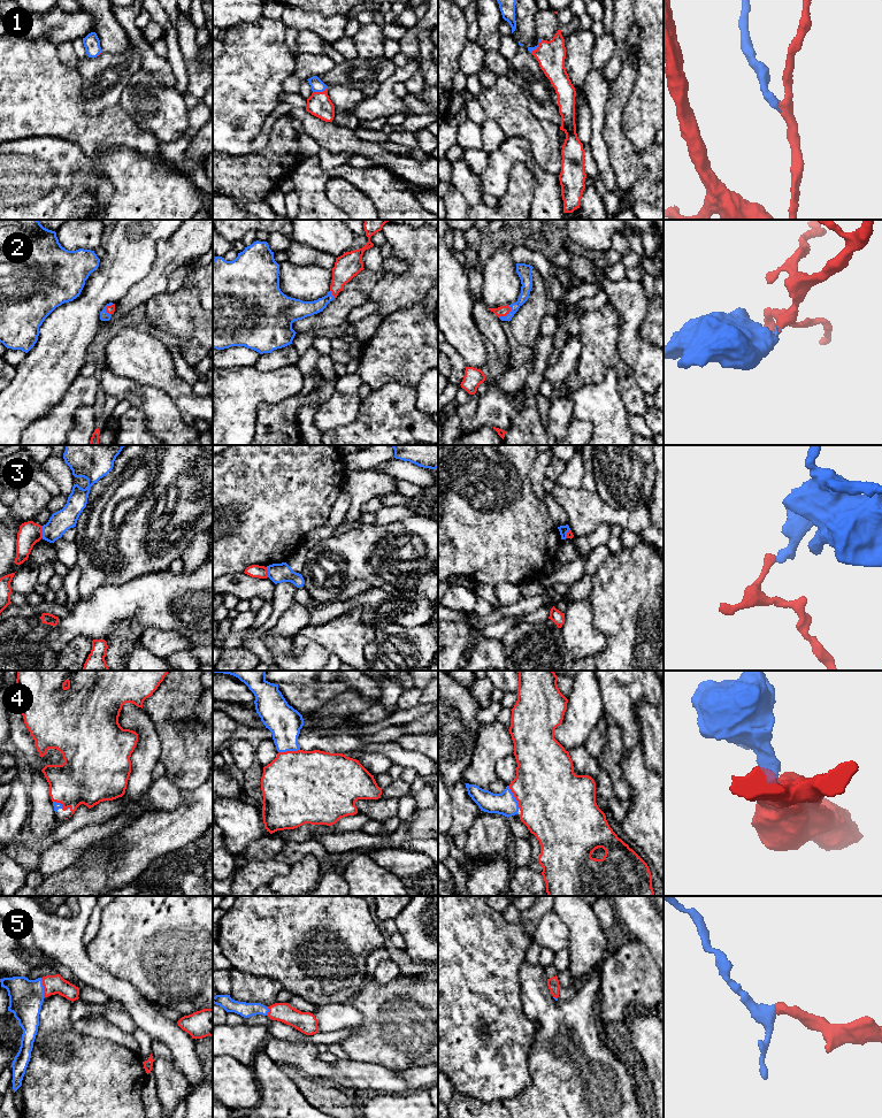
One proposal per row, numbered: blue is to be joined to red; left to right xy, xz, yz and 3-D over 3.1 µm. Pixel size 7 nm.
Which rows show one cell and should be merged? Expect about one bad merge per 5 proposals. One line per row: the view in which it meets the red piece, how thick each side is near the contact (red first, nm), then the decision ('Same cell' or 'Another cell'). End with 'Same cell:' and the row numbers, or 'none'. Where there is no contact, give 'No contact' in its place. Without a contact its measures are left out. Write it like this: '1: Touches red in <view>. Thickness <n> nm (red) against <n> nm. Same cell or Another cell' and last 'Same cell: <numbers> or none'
1: Touches red in xz. Thickness 160 nm (red) against 90 nm. Same cell
2: Touches red in yz. Thickness 80 nm (red) against 70 nm. Same cell
3: Touches red in xy. Thickness 160 nm (red) against 150 nm. Another cell
4: Touches red in yz. Thickness 460 nm (red) against 160 nm. Same cell
5: Touches red in xy. Thickness 130 nm (red) against 240 nm. Same cell
Same cell: 1, 2, 4, 5

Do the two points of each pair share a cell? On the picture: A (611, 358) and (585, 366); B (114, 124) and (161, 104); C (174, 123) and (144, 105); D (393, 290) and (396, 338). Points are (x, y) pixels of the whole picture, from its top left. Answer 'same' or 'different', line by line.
A: same
B: different
C: same
D: different

